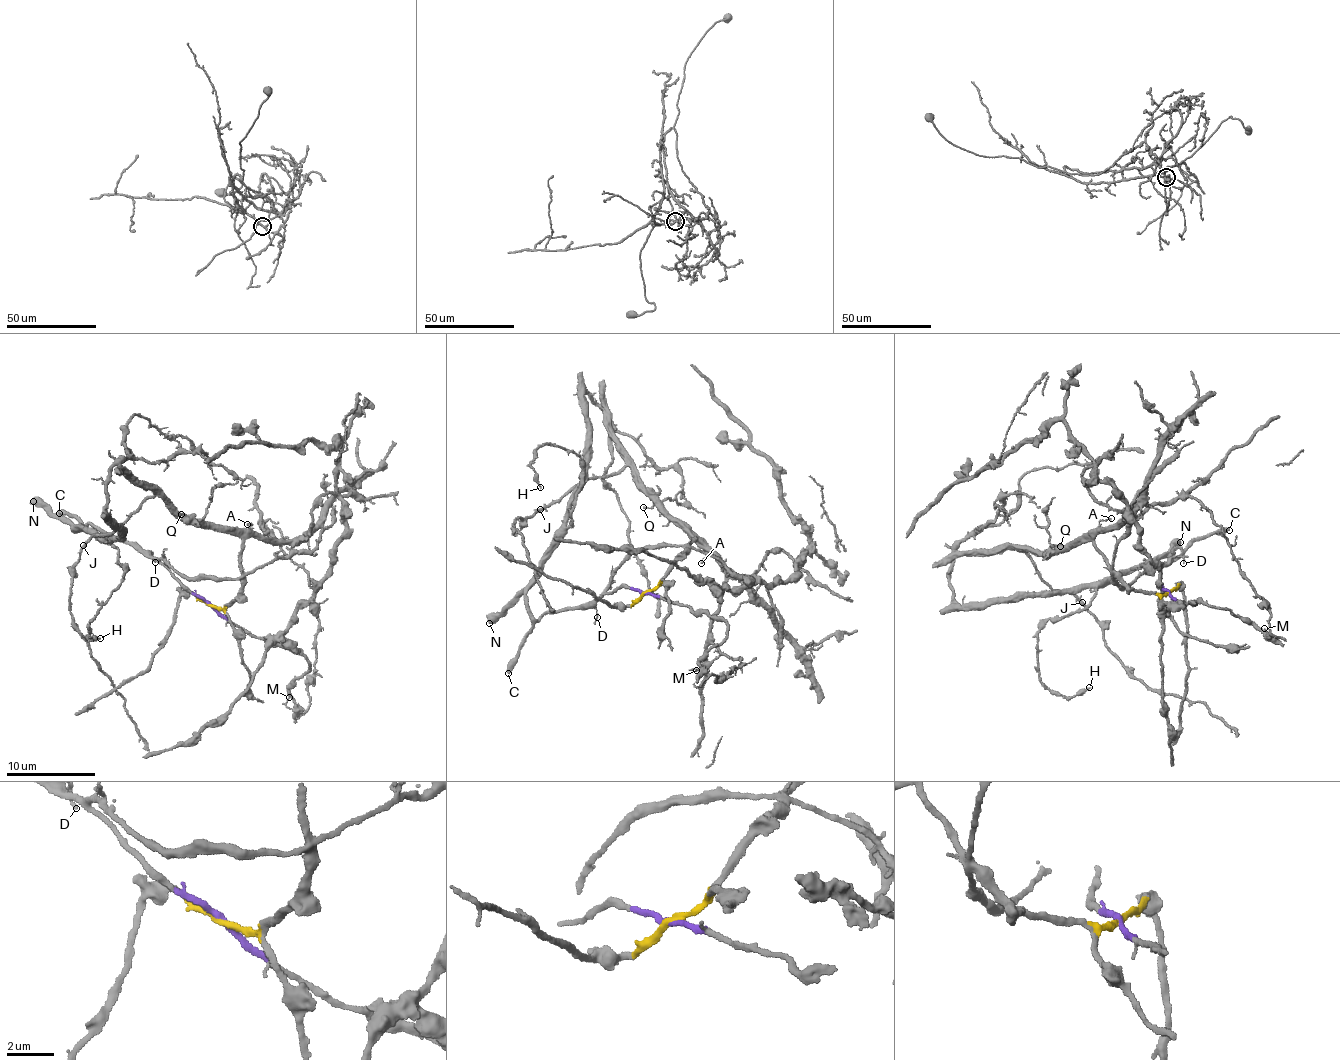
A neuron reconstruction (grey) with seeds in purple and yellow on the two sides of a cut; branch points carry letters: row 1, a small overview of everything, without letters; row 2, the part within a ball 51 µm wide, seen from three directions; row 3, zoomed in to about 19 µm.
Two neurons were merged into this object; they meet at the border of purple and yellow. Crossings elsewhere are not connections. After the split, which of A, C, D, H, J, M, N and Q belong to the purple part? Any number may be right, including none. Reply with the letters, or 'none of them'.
C, D, H, M, N

